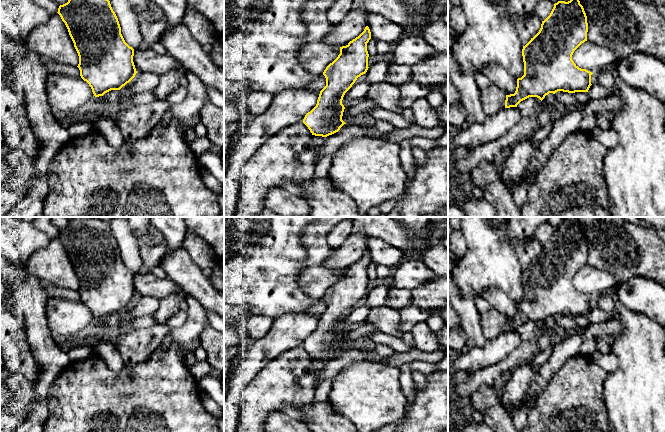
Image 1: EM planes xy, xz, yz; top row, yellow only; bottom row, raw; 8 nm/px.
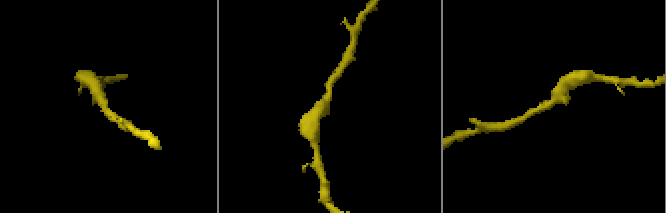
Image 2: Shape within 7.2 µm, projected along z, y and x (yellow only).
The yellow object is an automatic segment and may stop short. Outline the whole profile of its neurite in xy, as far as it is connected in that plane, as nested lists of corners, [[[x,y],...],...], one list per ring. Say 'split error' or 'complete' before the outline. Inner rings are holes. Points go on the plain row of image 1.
complete; [[[74,217],[69,219],[67,227],[59,230],[57,237],[65,247],[78,277],[80,300],[89,308],[95,321],[120,314],[135,301],[134,273],[125,266],[108,223],[92,217]]]

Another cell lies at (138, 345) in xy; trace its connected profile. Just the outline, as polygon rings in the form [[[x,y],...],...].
[[[155,324],[120,336],[115,345],[125,364],[140,363],[152,355],[169,331],[166,324]]]

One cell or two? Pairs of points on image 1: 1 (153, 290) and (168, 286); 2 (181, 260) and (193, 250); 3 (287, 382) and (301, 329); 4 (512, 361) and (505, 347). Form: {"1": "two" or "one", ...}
{"1": "one", "2": "two", "3": "two", "4": "two"}

